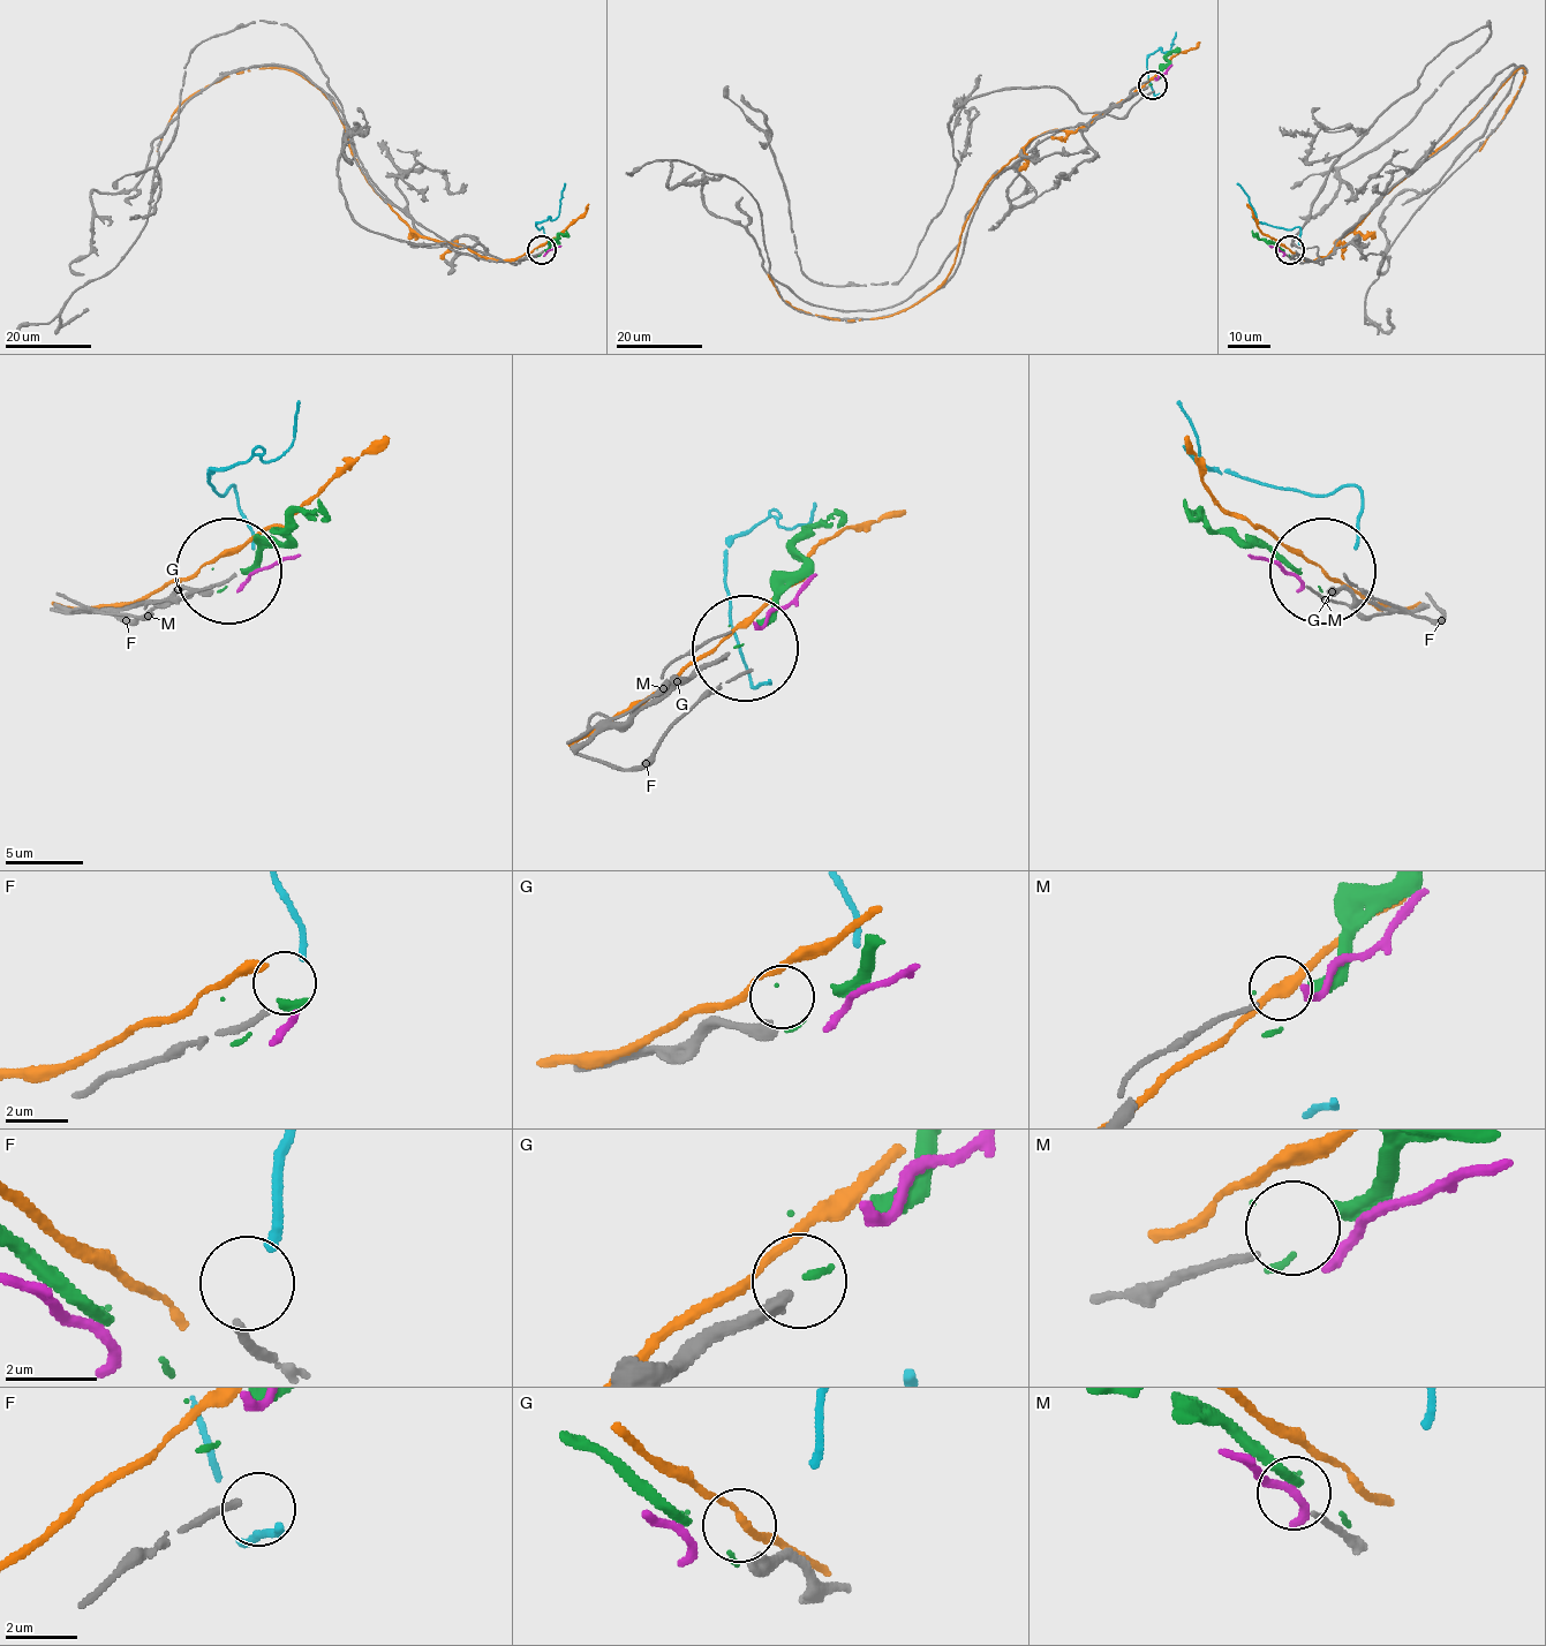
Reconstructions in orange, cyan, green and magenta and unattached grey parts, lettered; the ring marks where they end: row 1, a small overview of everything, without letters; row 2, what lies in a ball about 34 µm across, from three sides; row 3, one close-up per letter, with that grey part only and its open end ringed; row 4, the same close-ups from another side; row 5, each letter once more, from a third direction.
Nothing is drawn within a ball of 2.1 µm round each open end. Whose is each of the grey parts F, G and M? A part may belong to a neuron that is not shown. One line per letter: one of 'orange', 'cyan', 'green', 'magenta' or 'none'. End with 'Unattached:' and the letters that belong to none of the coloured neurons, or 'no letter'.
F: cyan
G: none
M: none
Unattached: G, M

